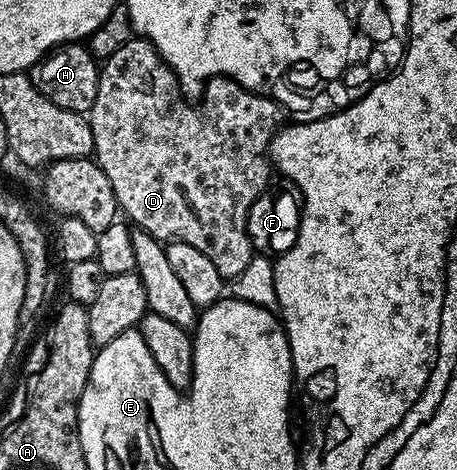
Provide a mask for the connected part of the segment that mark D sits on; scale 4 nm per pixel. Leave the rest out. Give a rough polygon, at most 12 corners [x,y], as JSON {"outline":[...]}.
{"outline":[[160,53],[103,59],[96,165],[133,227],[231,280],[281,111],[197,106]]}

